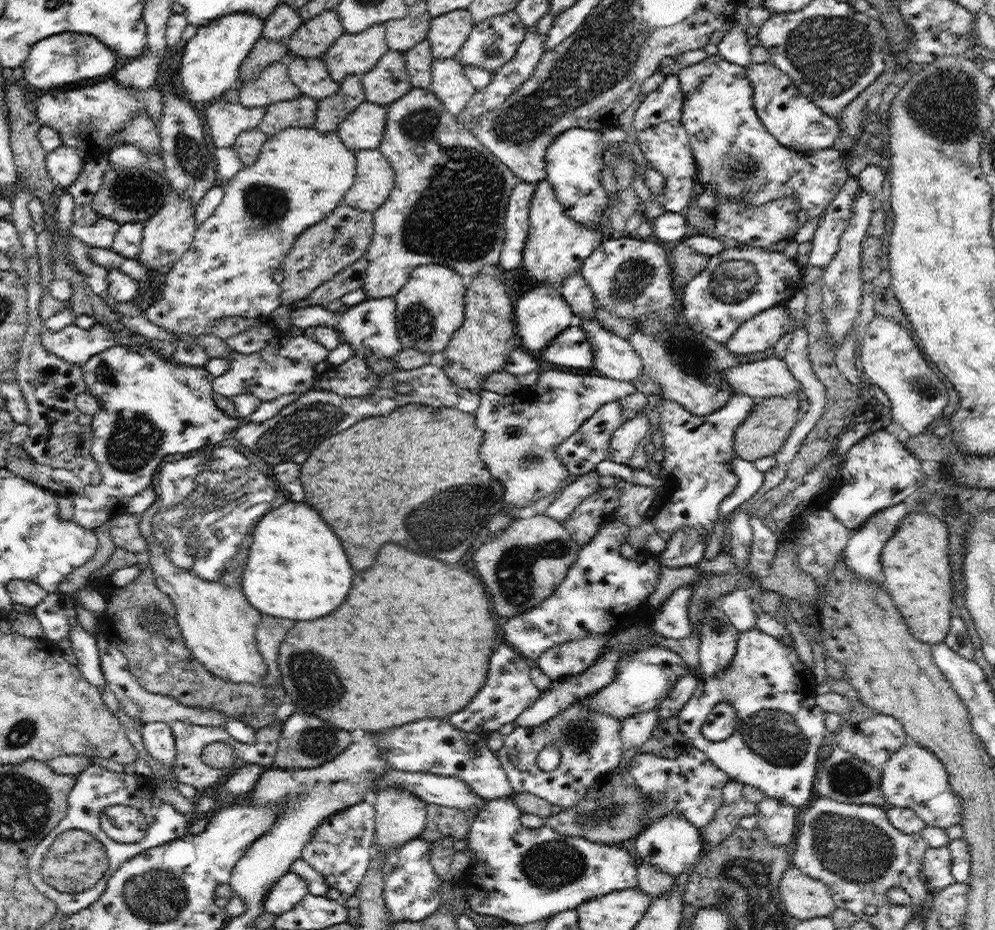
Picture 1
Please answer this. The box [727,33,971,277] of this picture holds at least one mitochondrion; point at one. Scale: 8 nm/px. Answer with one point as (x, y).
(738, 172)

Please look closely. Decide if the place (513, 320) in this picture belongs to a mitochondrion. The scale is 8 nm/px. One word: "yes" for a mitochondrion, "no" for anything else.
no

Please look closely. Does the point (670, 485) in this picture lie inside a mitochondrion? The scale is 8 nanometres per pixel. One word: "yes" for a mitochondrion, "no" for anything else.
no

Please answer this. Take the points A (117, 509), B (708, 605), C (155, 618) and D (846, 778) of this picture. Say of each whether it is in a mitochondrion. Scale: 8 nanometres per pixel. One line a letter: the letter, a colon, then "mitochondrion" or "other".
A: other
B: other
C: mitochondrion
D: mitochondrion

